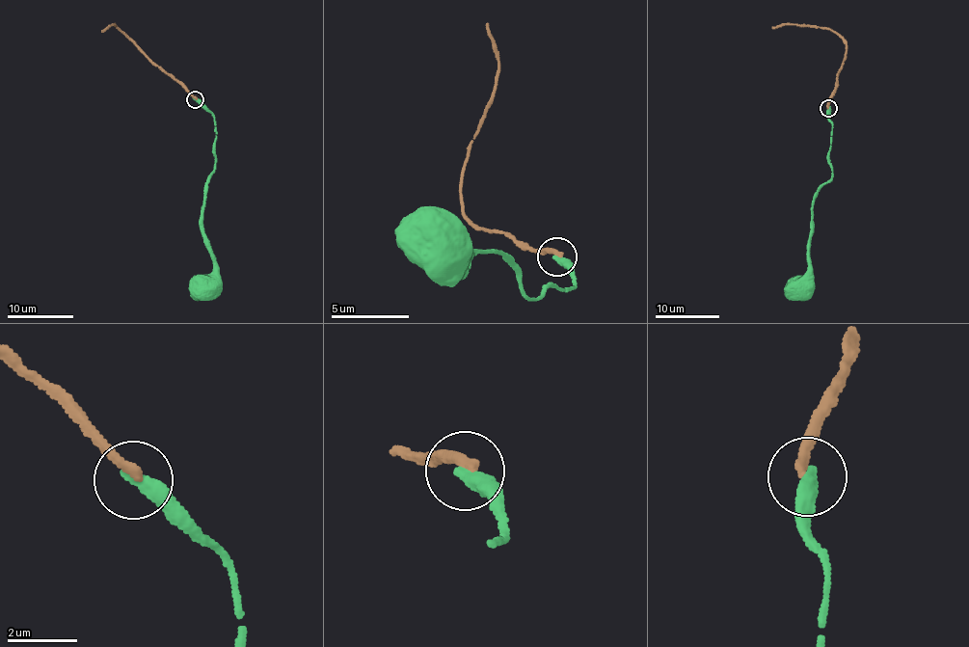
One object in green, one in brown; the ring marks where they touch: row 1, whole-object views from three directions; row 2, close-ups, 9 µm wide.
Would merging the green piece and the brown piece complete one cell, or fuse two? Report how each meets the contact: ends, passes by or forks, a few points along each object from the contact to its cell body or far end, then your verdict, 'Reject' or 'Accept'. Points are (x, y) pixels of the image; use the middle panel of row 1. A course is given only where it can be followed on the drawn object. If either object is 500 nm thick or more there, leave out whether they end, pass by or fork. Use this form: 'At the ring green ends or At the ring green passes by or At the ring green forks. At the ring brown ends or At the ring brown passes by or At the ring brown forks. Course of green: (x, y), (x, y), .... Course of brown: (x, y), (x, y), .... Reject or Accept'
At the ring green ends. At the ring brown ends. Course of green: (557, 257), (577, 285), (529, 298), (514, 265), (491, 251), (461, 255), (464, 267), (441, 264), (427, 249). Course of brown: (557, 257), (514, 246), (498, 231), (469, 224), (460, 198), (463, 165), (494, 94), (497, 48), (486, 22). Reject

